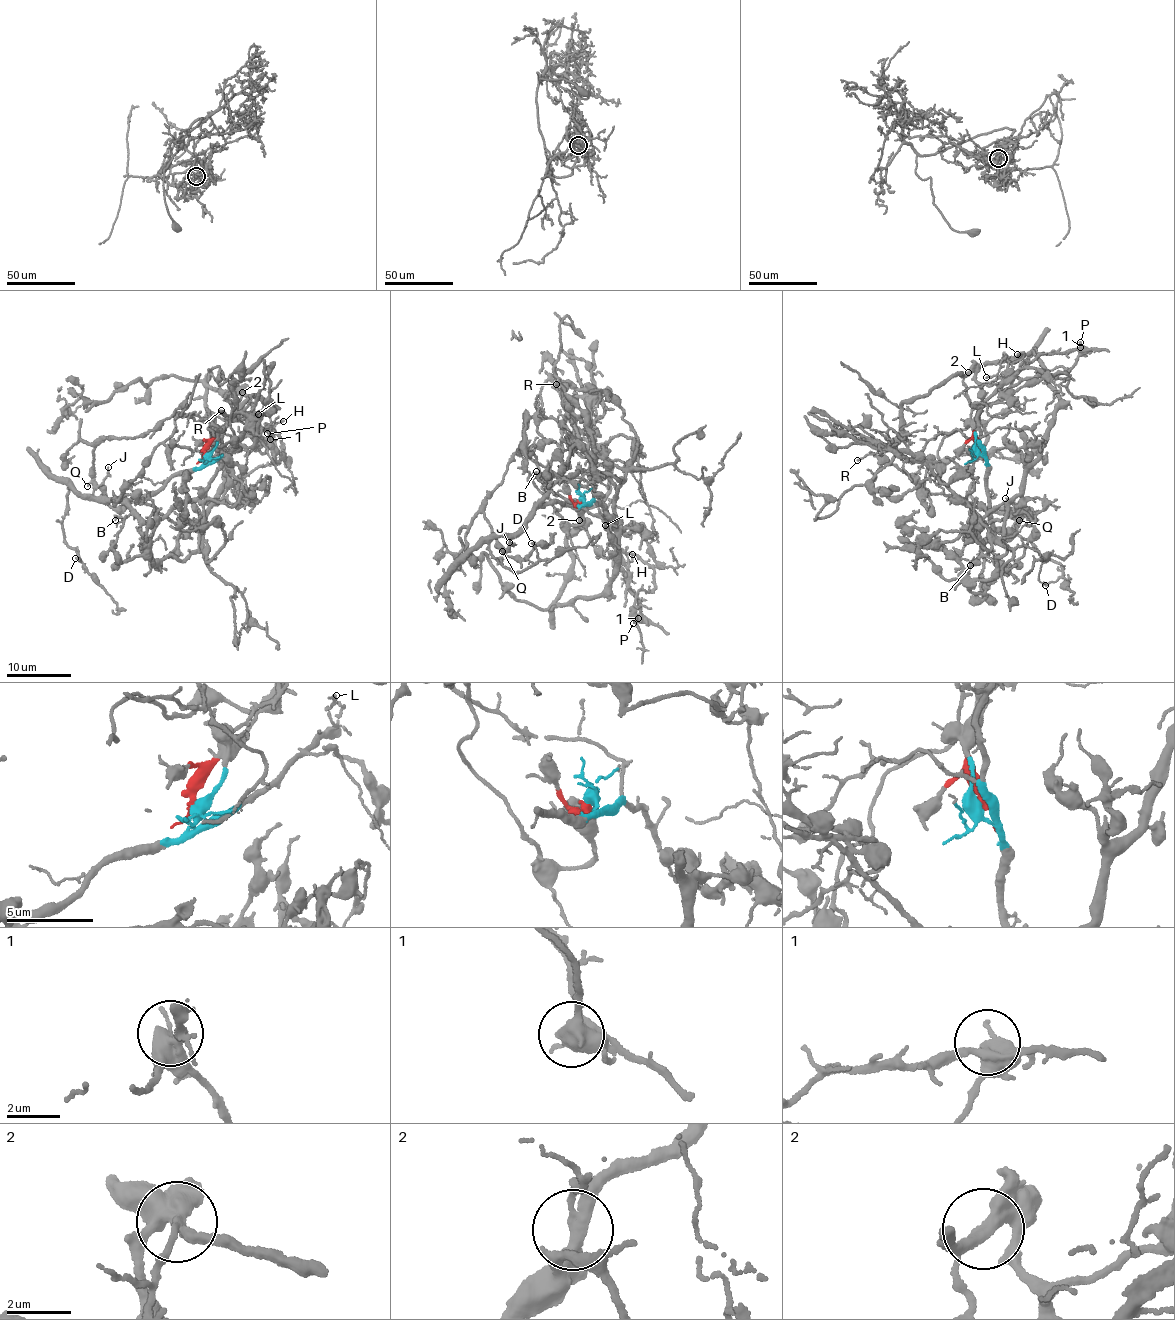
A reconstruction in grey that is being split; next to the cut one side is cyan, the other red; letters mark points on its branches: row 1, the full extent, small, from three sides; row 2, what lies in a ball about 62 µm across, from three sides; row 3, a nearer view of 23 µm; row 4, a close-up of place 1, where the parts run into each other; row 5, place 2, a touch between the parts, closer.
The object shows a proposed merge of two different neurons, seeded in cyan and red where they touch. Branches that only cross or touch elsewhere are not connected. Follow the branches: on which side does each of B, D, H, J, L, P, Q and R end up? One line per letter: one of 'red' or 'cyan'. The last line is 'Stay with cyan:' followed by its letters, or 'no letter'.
B: cyan
D: cyan
H: cyan
J: cyan
L: cyan
P: cyan
Q: cyan
R: red
Stay with cyan: B, D, H, J, L, P, Q

